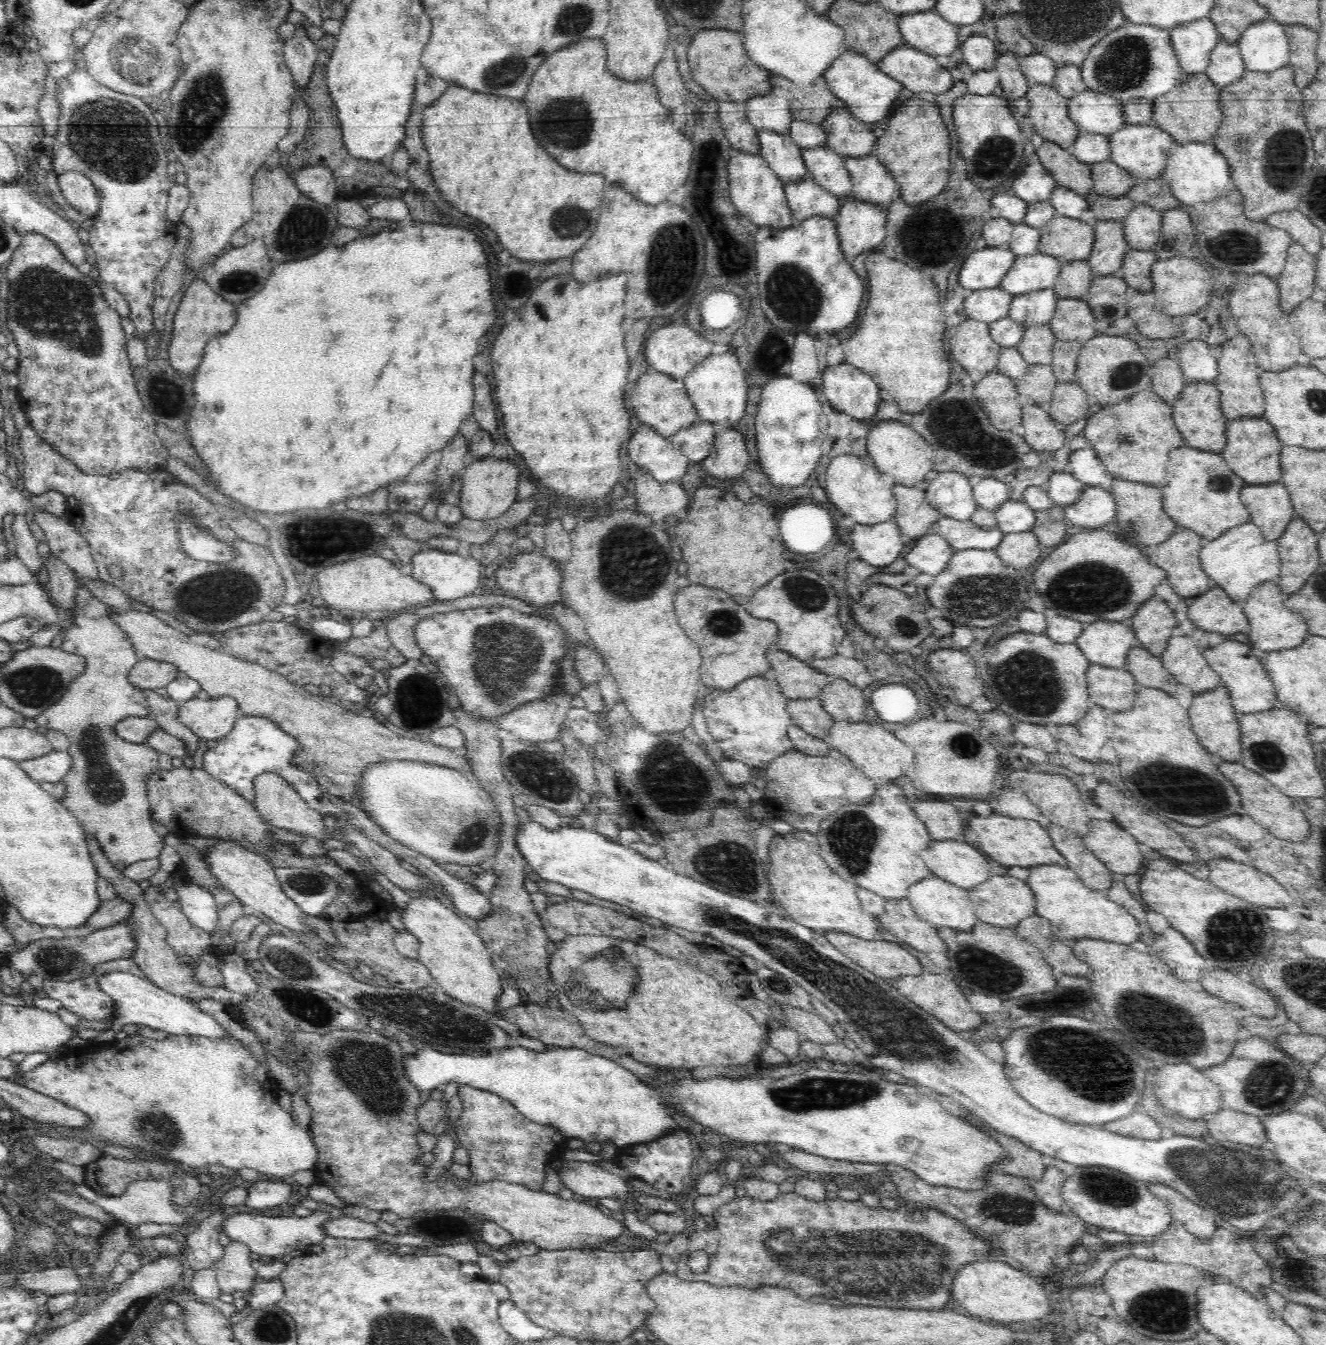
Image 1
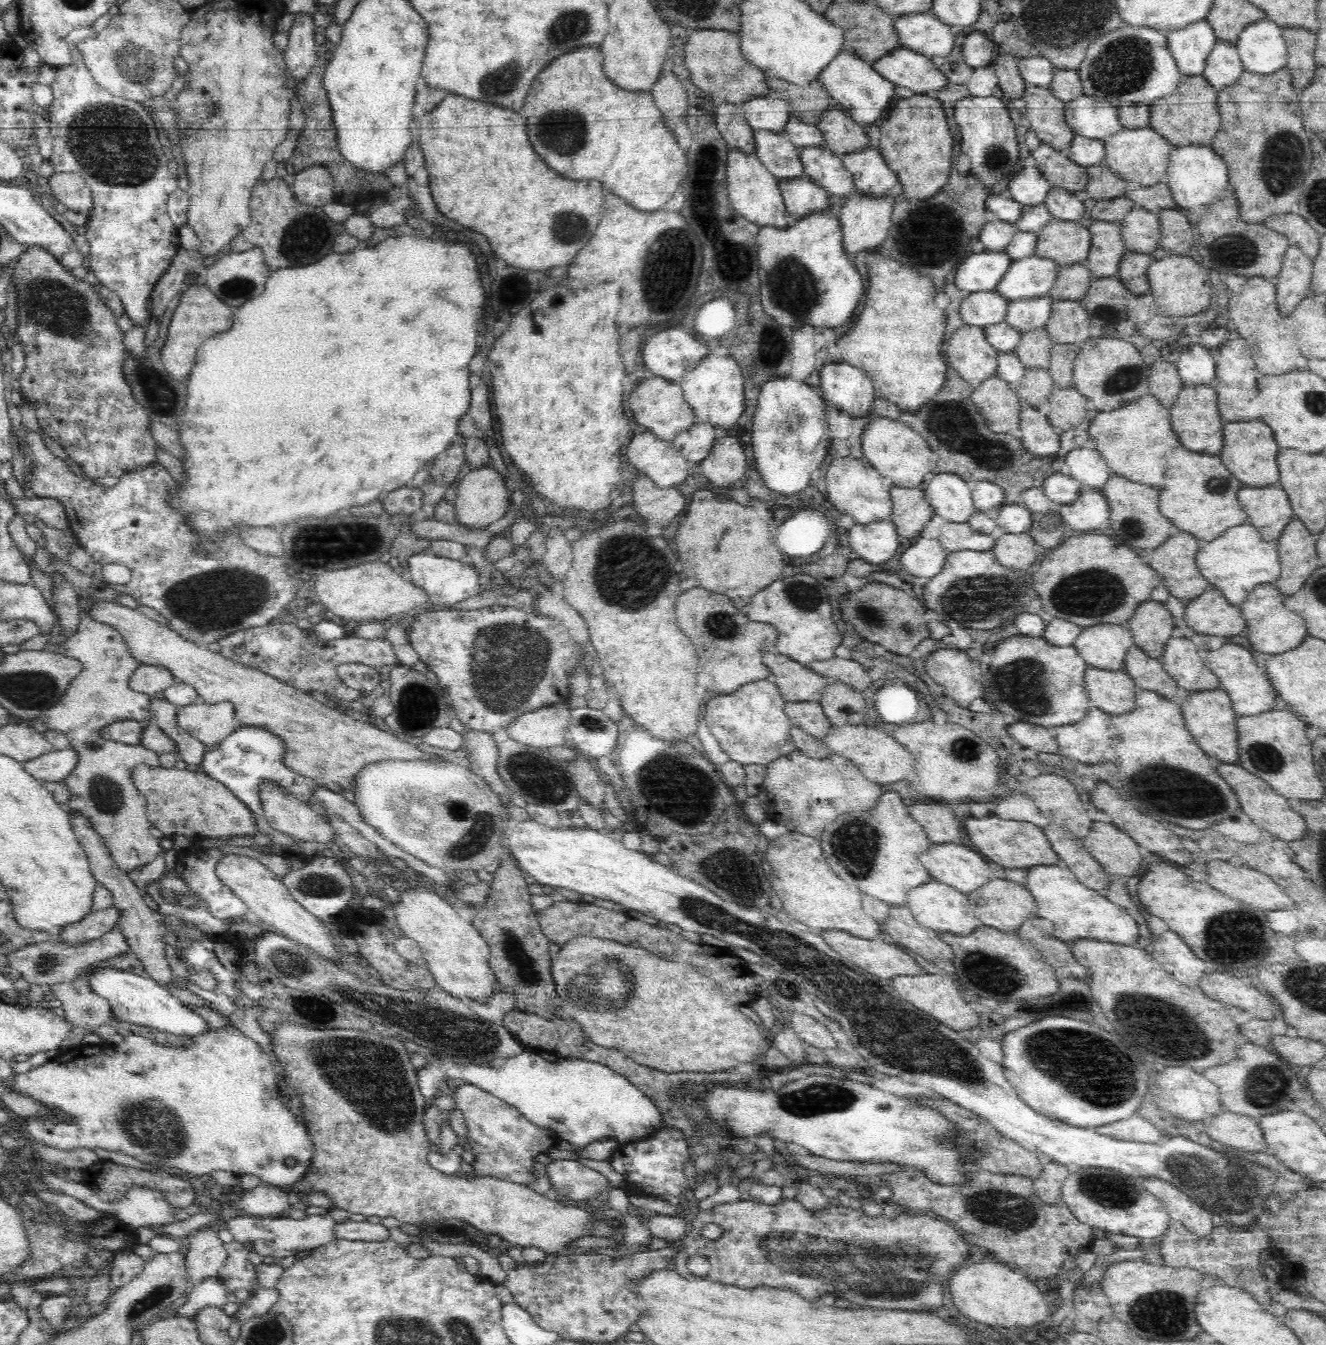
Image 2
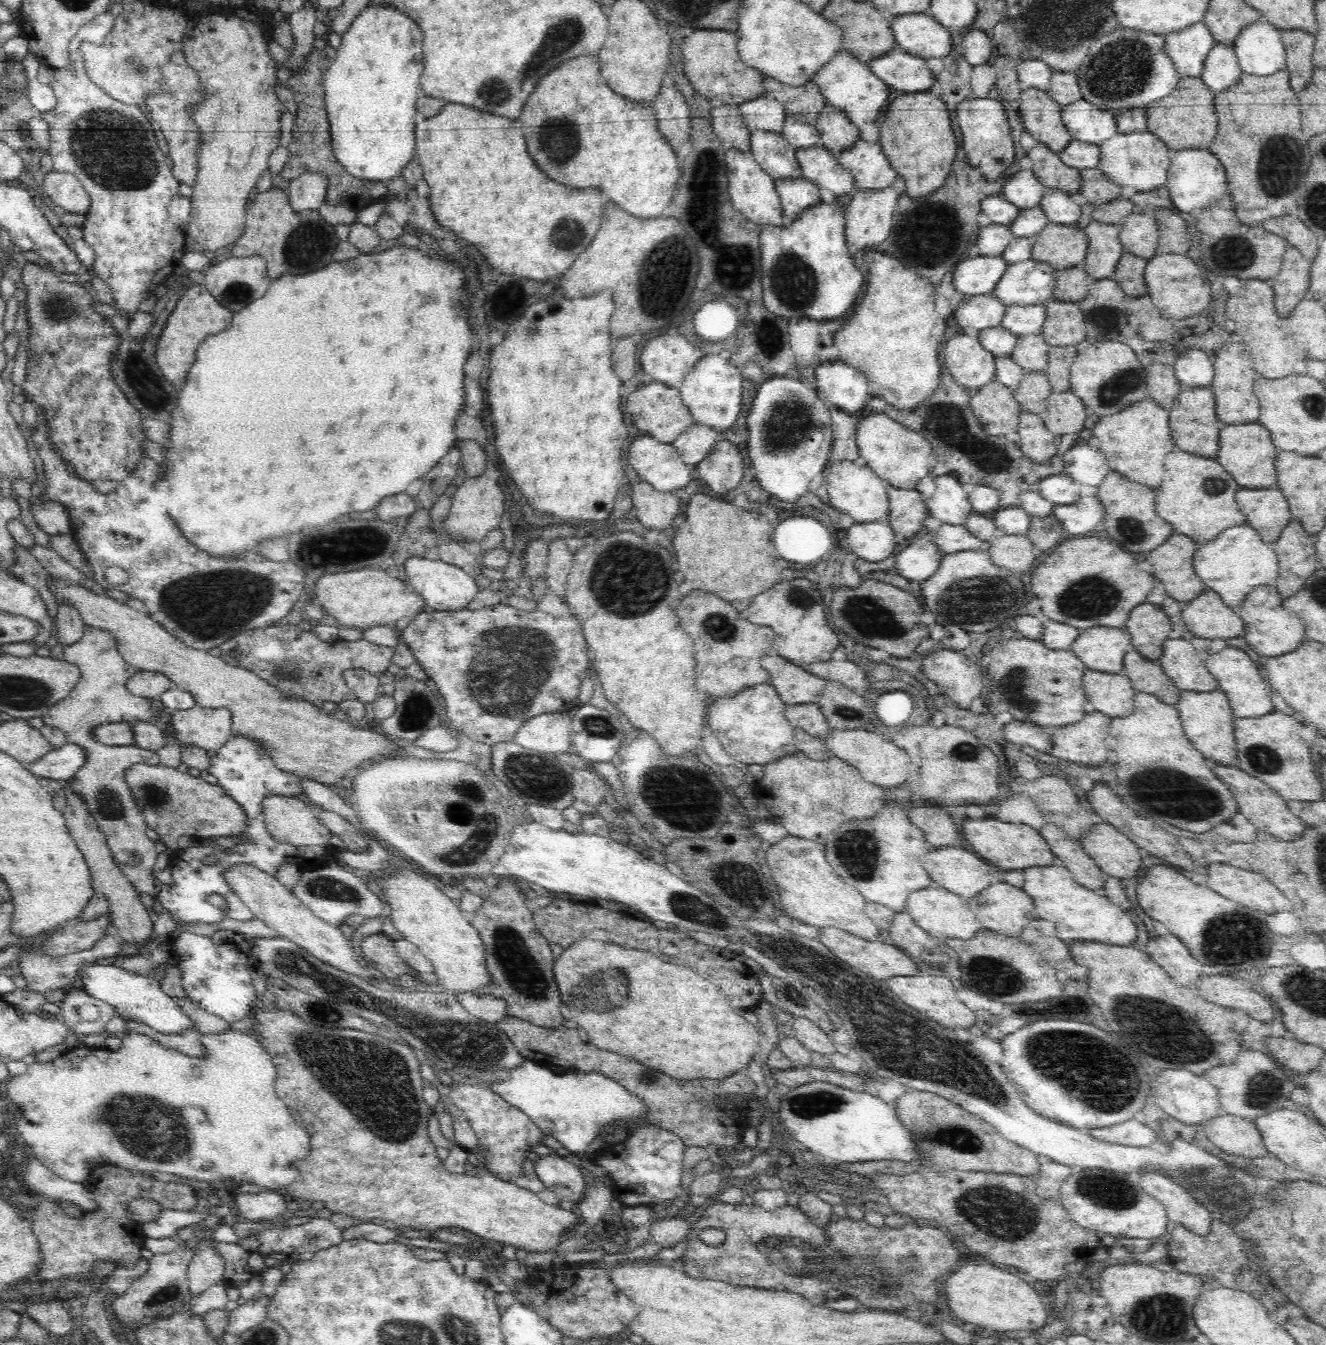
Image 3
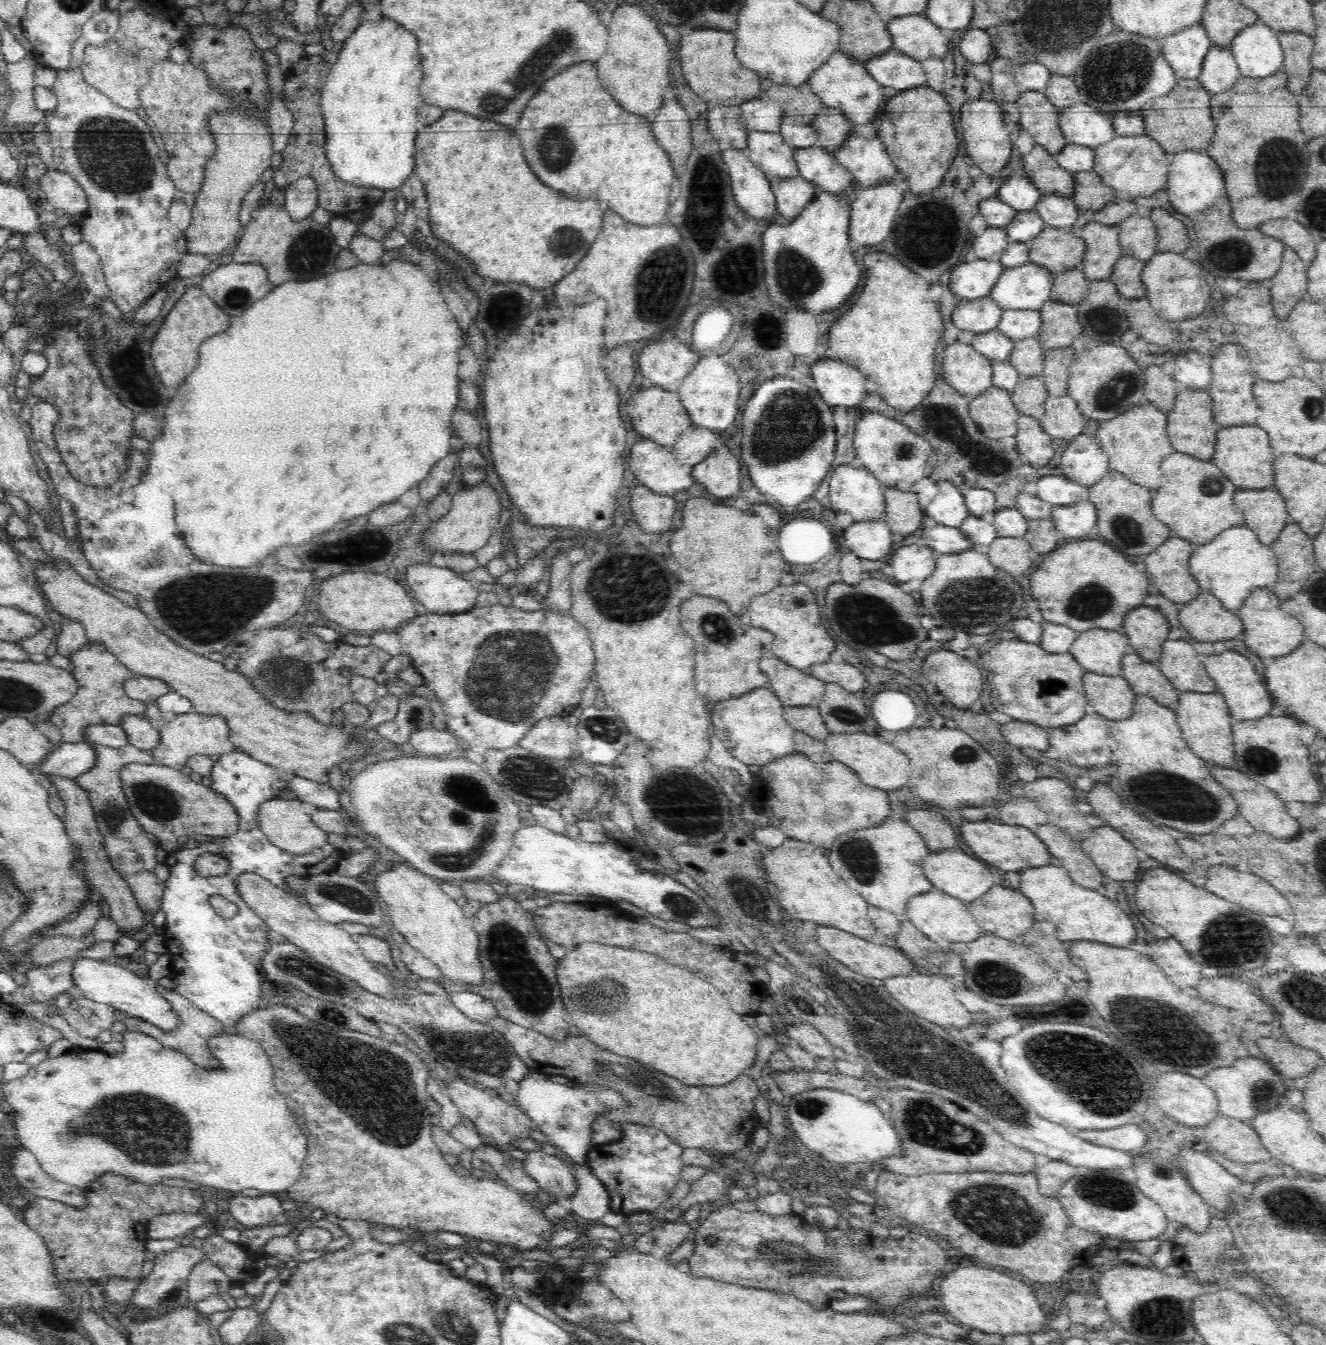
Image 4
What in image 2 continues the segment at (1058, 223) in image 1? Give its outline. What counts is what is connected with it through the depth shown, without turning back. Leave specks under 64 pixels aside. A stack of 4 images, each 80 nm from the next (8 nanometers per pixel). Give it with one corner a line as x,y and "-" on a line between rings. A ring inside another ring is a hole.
1054,219
1038,233
1034,255
1050,258
1061,267
1083,263
1088,256
1092,235
1074,221

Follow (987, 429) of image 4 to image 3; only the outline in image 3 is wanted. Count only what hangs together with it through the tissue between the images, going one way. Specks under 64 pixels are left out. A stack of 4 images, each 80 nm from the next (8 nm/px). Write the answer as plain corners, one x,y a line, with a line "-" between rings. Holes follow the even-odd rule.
996,380
973,392
970,408
988,434
1005,436
1019,429
1023,412
1012,394
1012,388

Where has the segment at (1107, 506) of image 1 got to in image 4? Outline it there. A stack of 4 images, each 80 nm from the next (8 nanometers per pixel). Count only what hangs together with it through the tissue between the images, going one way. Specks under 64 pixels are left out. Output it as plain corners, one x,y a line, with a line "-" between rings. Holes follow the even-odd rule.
1080,501
1071,505
1055,506
1050,519
1062,536
1082,538
1095,532
1096,517
1096,507
1091,502

